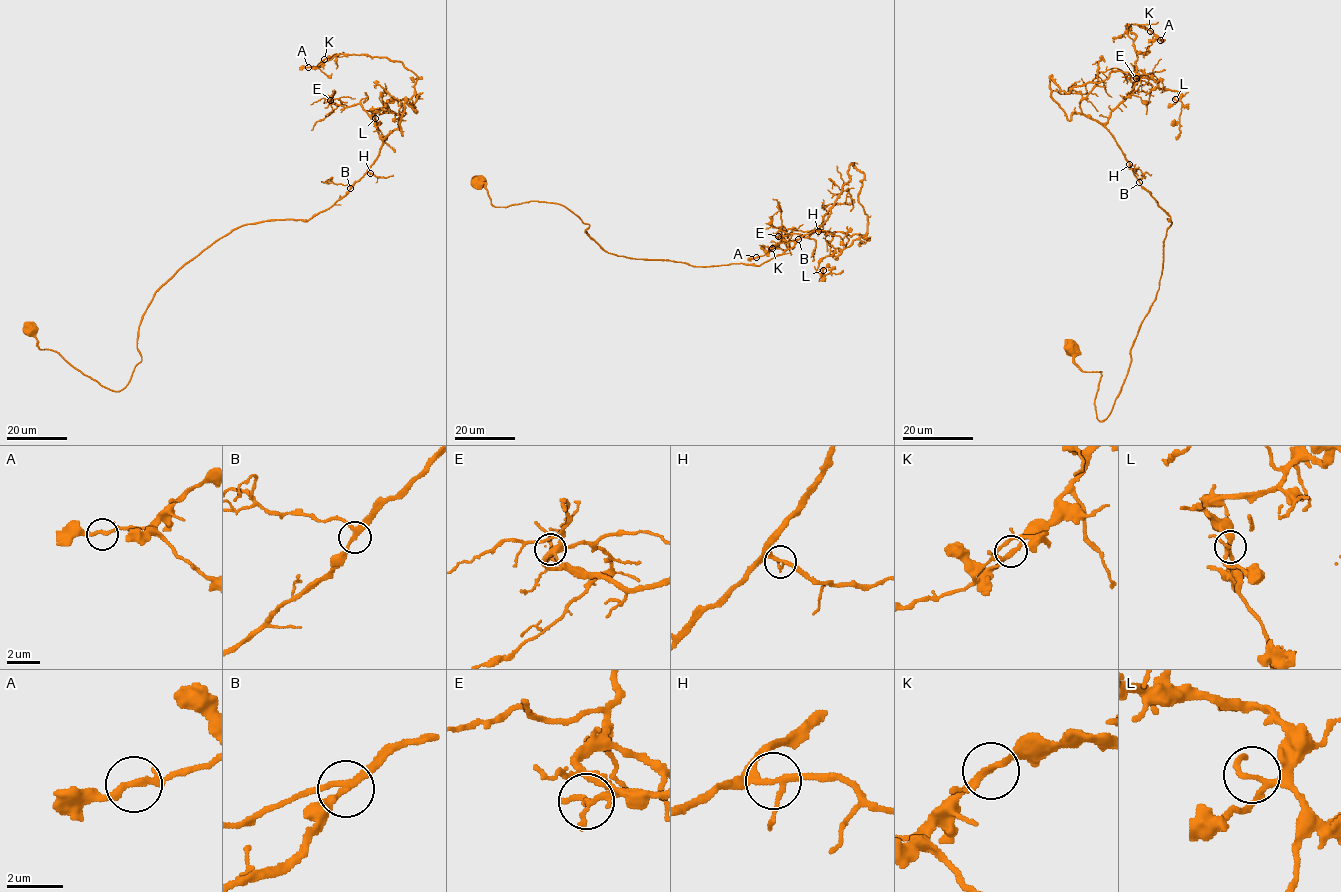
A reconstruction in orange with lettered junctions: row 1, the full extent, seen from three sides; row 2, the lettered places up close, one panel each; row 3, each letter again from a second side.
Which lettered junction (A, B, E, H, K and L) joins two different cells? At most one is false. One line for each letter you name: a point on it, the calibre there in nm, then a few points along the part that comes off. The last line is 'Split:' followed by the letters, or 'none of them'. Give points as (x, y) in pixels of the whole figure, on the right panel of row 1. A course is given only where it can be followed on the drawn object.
Split: none of them

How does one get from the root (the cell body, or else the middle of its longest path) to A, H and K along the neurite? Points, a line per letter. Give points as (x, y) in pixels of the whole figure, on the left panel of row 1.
A: (32, 329), (121, 390), (180, 268), (341, 198), (402, 135), (417, 76), (366, 55), (308, 67)
H: (32, 329), (40, 349), (121, 390), (141, 360), (147, 306), (180, 268), (243, 225), (310, 219), (370, 173)
K: (32, 329), (121, 390), (180, 268), (341, 198), (419, 94), (401, 62), (324, 59)

